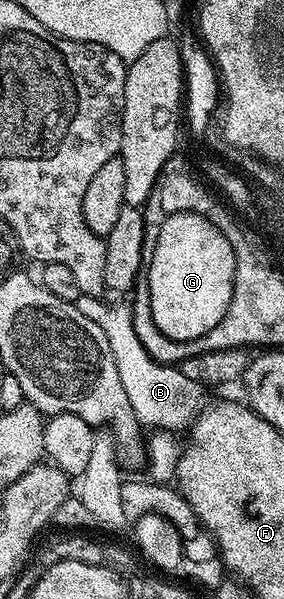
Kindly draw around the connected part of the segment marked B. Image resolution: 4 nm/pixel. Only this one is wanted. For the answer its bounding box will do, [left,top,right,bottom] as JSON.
[76,296,206,431]

